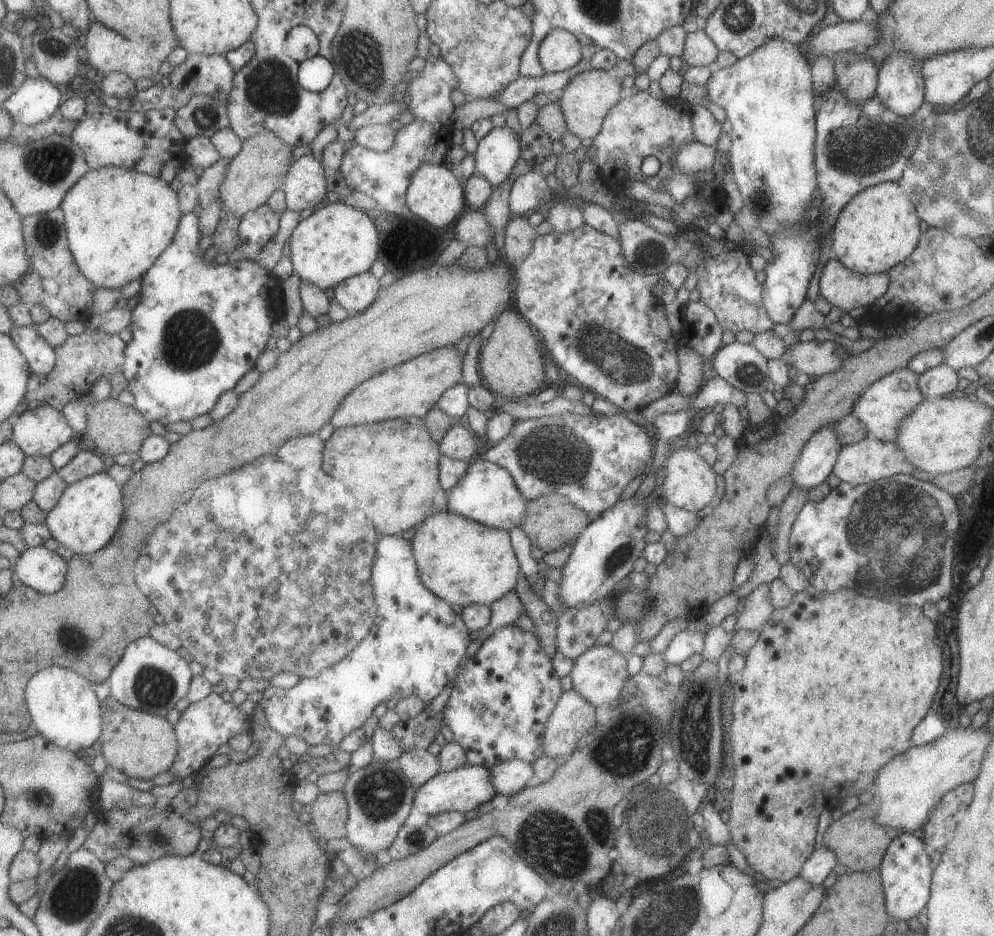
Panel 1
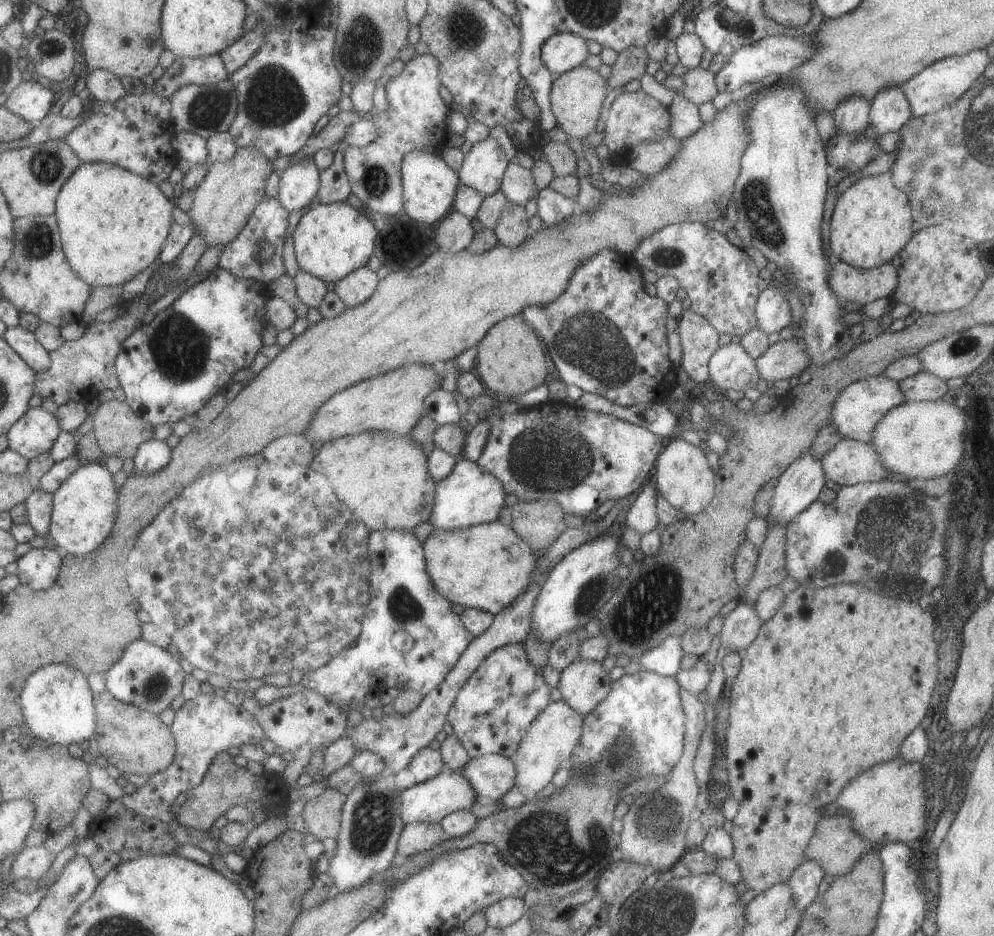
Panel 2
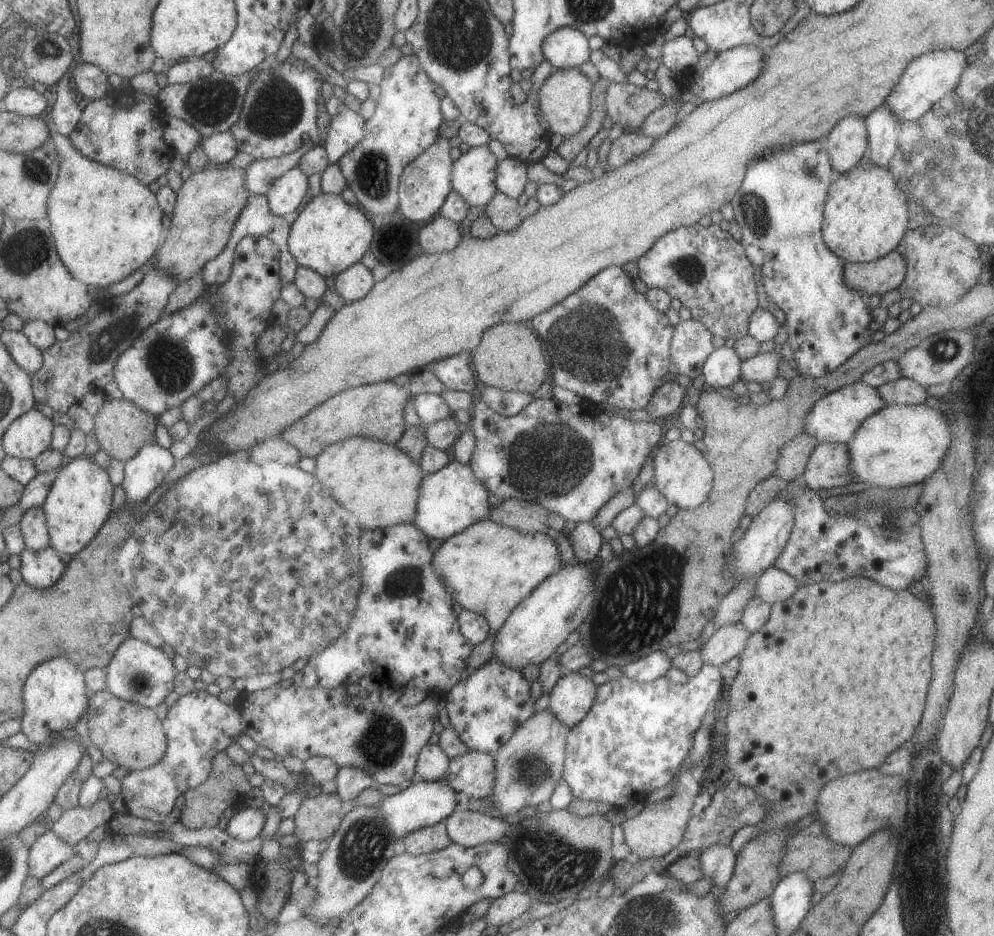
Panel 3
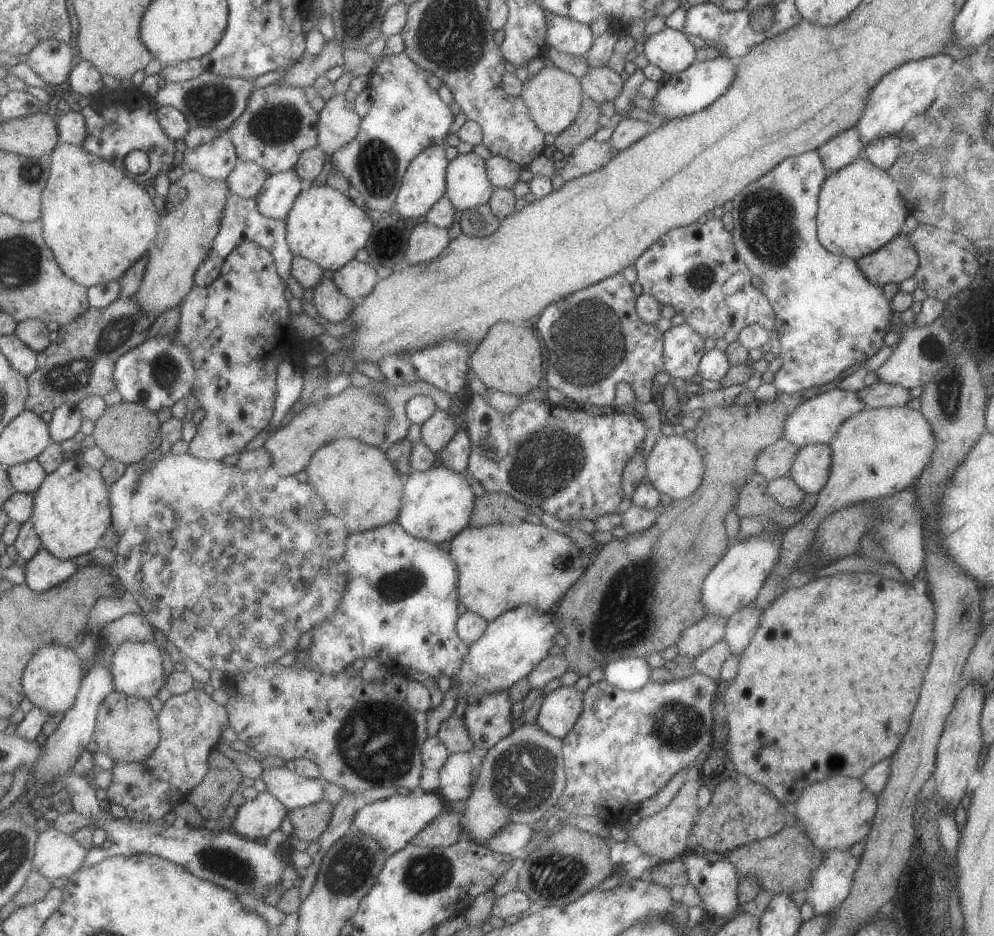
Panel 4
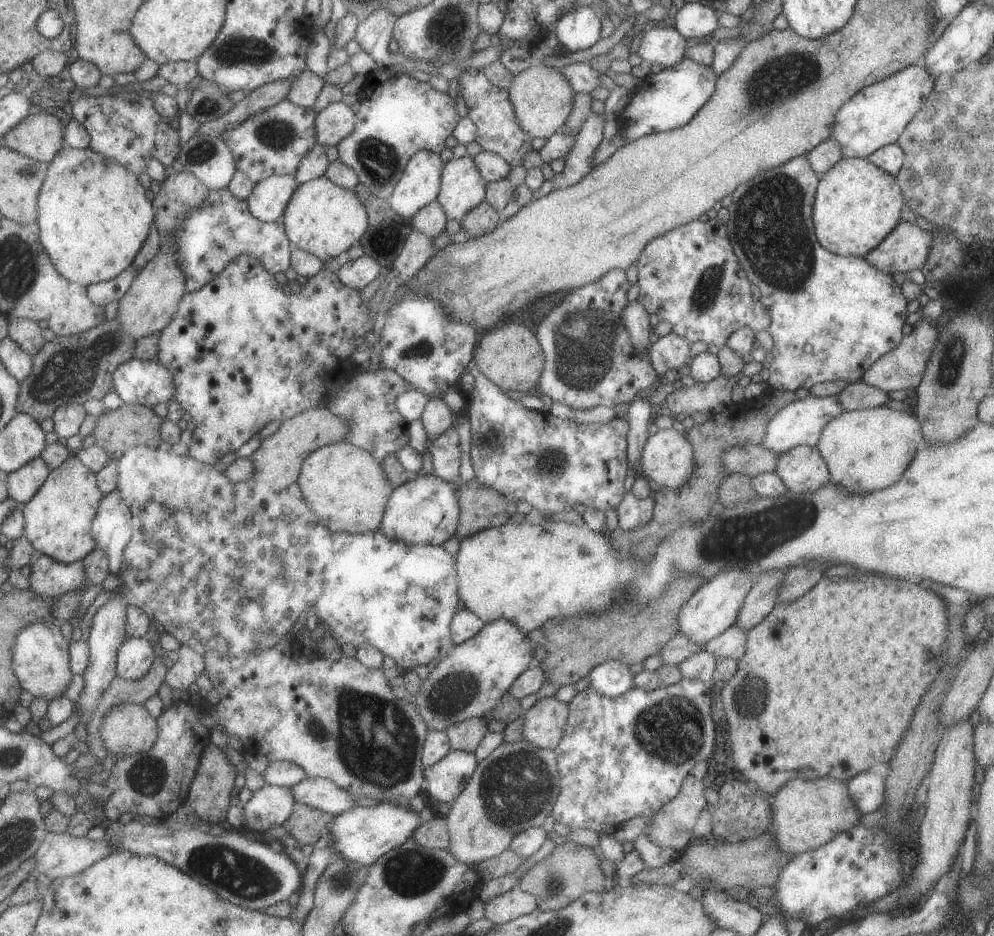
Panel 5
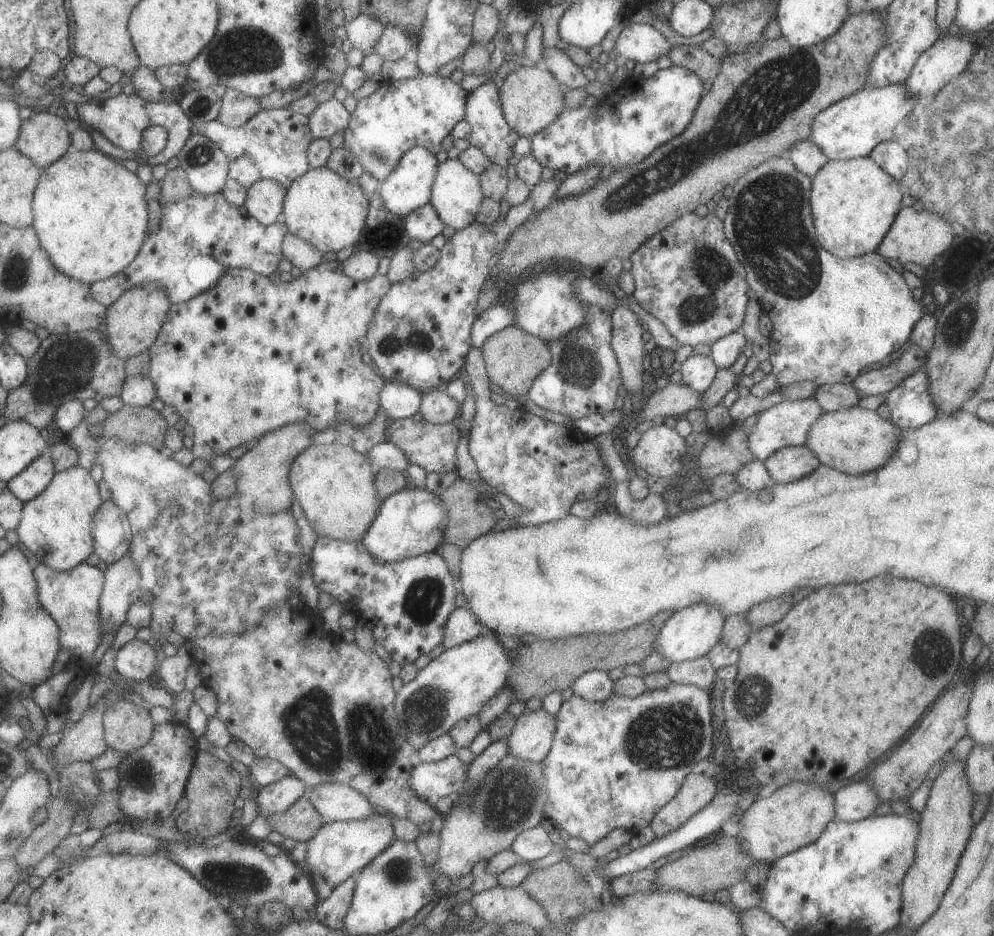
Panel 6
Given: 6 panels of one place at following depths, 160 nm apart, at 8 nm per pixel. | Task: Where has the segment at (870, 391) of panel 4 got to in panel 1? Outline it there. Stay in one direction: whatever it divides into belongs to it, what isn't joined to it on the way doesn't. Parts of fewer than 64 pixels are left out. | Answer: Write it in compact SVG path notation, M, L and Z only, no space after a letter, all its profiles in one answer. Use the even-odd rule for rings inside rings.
M941 364L925 370L917 378L917 388L923 398L942 397L959 388L963 382L951 368Z

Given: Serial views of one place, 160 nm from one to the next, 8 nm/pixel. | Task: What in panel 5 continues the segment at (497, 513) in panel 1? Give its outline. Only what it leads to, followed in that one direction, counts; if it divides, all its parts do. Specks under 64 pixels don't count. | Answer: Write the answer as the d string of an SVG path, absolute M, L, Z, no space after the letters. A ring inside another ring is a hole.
M420 473L414 479L393 491L390 503L382 520L381 532L388 539L403 541L410 545L441 545L457 532L461 505L458 503L458 488L452 482L437 475Z

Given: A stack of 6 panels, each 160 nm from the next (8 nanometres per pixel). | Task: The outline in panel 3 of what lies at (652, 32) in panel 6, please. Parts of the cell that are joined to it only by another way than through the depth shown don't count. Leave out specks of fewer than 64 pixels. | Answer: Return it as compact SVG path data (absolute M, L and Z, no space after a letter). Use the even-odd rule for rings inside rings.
M679 36L664 42L661 48L660 64L673 73L692 72L698 61L698 52L692 40L687 36Z

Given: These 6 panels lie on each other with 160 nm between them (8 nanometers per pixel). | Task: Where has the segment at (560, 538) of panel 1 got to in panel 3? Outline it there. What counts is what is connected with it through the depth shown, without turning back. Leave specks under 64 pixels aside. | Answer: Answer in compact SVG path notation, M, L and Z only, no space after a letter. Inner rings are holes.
M505 499L497 507L491 506L489 520L517 529L520 533L545 533L549 511L540 504Z

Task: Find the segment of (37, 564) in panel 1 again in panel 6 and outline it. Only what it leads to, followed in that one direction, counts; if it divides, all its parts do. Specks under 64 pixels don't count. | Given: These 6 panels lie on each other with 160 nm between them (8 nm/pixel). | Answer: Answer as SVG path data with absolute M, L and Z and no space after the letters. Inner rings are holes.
M82 562L70 571L59 572L43 563L34 569L38 580L38 595L42 605L58 621L62 636L62 648L67 648L71 654L67 666L45 683L32 689L29 693L34 702L44 714L55 713L63 716L69 708L69 700L75 696L78 686L85 680L85 676L95 672L91 666L93 652L97 650L102 634L102 618L100 600L105 588L105 572L101 572L95 565Z

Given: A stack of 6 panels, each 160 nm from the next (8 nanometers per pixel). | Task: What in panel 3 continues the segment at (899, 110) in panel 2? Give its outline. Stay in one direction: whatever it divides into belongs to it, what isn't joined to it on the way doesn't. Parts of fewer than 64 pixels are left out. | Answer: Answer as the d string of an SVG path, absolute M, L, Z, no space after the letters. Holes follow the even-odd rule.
M881 103L864 117L868 140L869 158L874 165L885 167L898 147L901 122Z

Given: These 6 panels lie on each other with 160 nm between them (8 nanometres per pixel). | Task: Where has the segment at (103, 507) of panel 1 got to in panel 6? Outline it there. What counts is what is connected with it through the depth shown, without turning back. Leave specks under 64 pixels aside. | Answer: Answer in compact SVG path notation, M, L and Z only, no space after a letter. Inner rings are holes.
M72 466L57 472L50 487L26 503L16 532L39 563L59 572L70 571L95 552L95 515L104 503L97 483L88 468Z

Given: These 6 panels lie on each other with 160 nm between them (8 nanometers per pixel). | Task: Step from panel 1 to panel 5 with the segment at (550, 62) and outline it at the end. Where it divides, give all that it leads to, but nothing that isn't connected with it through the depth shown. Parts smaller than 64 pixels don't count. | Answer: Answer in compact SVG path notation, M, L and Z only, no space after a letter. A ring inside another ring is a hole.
M592 6L576 7L561 15L549 29L556 34L561 46L575 52L589 48L599 40L601 23Z

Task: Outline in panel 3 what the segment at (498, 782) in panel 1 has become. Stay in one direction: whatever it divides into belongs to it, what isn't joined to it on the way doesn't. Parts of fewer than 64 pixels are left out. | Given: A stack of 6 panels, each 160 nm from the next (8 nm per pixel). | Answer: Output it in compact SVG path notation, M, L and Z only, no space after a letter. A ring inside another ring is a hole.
M467 751L465 754L451 759L448 762L444 781L450 785L455 792L463 792L468 798L482 799L492 796L494 785L494 760L493 756L479 751Z

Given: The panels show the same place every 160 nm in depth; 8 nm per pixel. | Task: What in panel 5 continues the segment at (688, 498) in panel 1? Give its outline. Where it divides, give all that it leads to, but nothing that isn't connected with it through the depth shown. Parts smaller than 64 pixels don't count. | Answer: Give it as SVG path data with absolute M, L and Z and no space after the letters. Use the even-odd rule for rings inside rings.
M673 428L659 429L647 437L639 466L644 476L661 489L679 491L694 471L691 443Z

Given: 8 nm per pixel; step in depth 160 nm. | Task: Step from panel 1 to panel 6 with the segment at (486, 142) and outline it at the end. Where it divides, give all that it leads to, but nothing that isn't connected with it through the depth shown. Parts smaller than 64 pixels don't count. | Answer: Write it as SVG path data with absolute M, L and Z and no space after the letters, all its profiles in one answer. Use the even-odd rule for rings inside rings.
M445 159L438 164L435 182L431 187L431 204L443 222L444 226L451 226L455 230L465 228L476 220L482 206L482 189L479 177L471 172L459 159Z

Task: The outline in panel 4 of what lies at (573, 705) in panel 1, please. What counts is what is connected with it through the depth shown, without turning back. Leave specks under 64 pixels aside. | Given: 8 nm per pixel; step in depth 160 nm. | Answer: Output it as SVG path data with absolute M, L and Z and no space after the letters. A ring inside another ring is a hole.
M536 721L522 723L516 730L498 740L493 747L482 753L477 780L474 782L471 794L465 801L464 811L461 812L461 835L482 844L485 839L494 835L498 828L507 823L525 823L530 825L545 816L549 806L555 806L565 786L564 762L562 757L562 739L552 737L538 727Z

